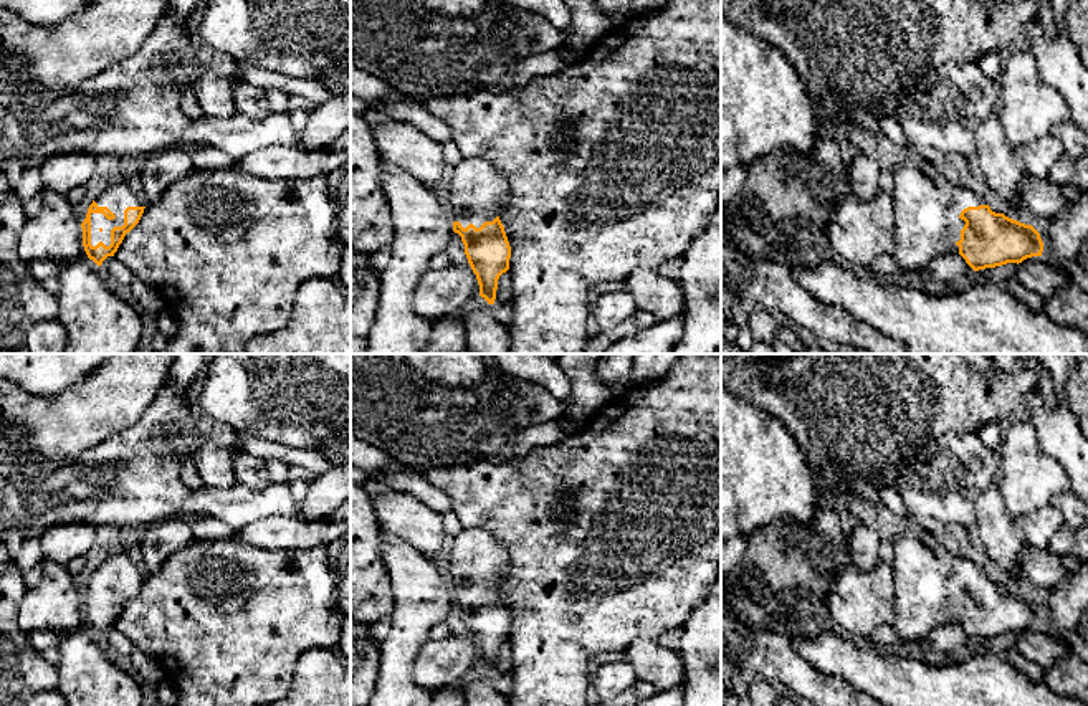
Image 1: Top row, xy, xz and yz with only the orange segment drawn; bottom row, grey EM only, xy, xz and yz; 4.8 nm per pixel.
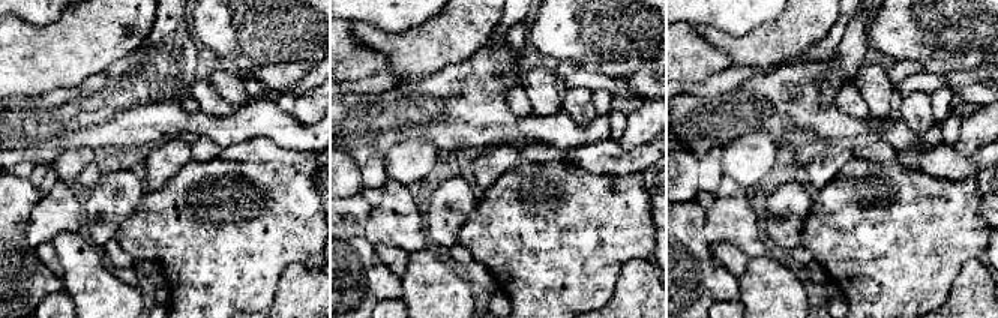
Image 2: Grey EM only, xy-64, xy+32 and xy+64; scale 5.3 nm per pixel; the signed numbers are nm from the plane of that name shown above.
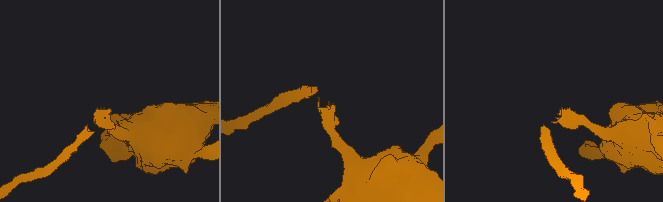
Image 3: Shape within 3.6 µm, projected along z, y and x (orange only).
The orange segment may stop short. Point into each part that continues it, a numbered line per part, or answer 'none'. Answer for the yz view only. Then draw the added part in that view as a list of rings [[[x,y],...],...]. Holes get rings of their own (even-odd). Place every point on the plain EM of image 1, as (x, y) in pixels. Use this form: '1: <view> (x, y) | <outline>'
1: yz (926, 582) | [[[903,526],[900,536],[893,541],[893,582],[896,594],[896,618],[893,630],[904,640],[919,640],[924,635],[946,625],[959,625],[961,600],[966,592],[959,589],[967,577],[987,575],[979,565],[957,554],[952,546],[942,544],[933,551],[913,529]]]

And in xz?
1: xz (478, 559) | [[[463,527],[443,564],[453,592],[480,599],[493,592],[508,572],[508,549],[486,529]]]

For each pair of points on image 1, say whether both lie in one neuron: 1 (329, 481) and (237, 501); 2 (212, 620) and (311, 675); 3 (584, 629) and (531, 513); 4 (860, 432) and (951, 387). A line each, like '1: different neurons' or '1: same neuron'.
1: different neurons
2: different neurons
3: same neuron
4: same neuron

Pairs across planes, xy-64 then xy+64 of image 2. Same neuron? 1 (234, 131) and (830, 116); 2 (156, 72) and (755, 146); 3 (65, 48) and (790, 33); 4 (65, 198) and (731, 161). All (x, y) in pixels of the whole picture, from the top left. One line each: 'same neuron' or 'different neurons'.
1: same neuron
2: different neurons
3: same neuron
4: different neurons

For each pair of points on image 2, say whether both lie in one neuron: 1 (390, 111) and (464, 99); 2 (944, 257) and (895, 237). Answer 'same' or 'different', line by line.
1: same
2: same

